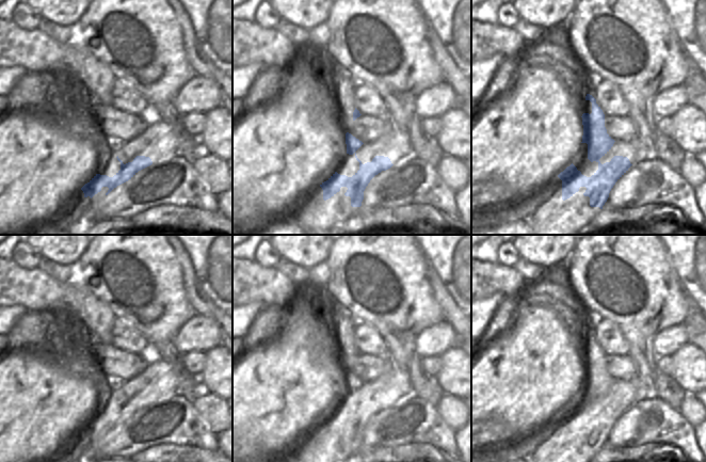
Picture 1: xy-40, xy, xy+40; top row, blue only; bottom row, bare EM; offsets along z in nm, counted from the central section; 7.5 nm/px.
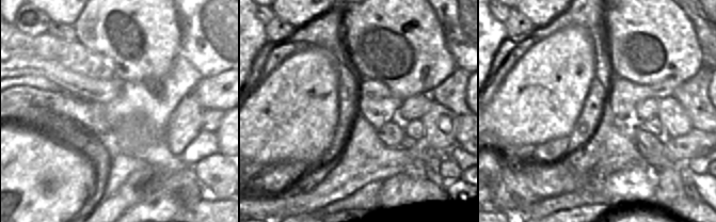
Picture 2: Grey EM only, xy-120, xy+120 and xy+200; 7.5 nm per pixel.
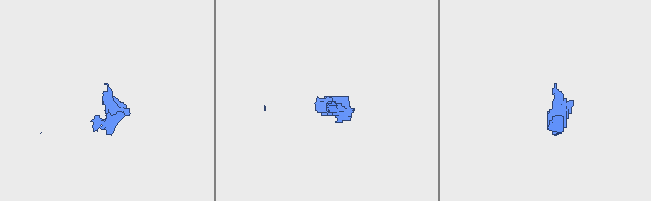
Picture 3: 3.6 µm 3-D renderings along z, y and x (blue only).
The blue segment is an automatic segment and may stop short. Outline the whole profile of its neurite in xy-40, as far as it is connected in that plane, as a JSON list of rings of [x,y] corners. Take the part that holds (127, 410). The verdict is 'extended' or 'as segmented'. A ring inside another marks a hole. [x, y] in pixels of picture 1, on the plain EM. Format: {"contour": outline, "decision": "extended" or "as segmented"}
{"contour": [[[118,395],[116,397],[121,401],[121,409],[113,416],[96,413],[81,427],[84,436],[90,435],[92,437],[101,430],[102,426],[109,427],[106,432],[108,434],[114,427],[131,418],[139,410],[153,403],[151,398],[145,395],[137,395],[132,401],[126,403],[123,402]]], "decision": "as segmented"}

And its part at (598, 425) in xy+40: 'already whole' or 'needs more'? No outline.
needs more

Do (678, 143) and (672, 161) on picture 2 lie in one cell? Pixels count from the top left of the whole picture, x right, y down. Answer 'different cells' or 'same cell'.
different cells

